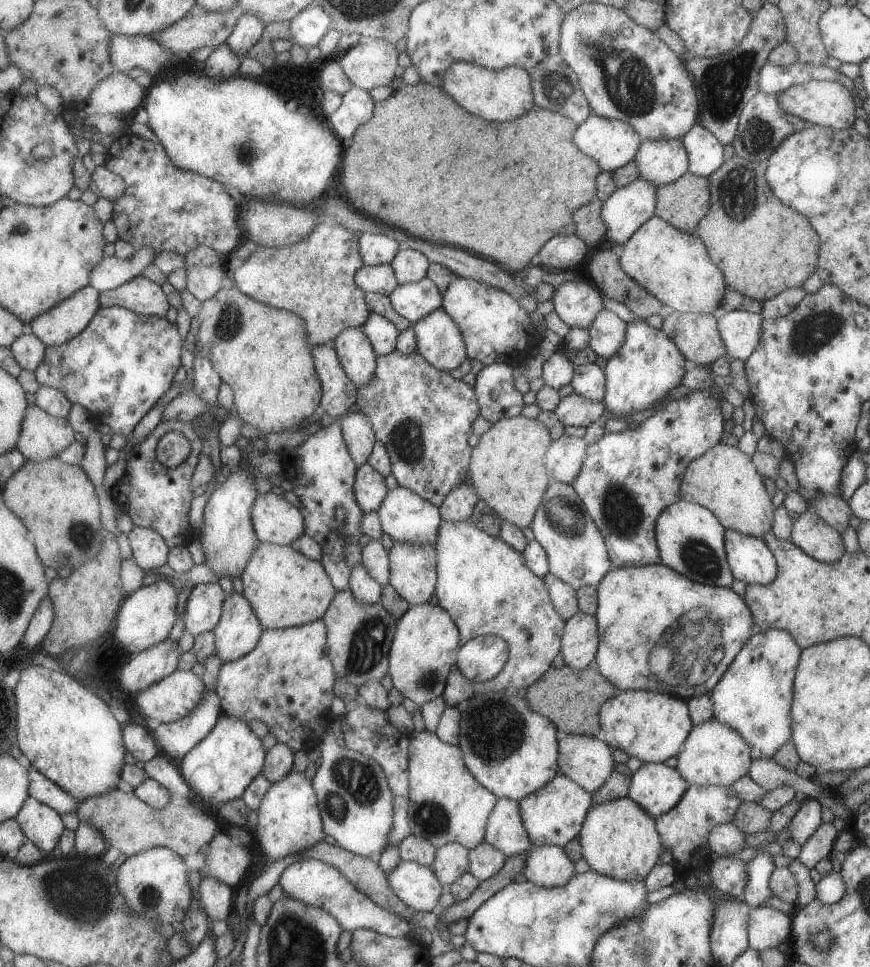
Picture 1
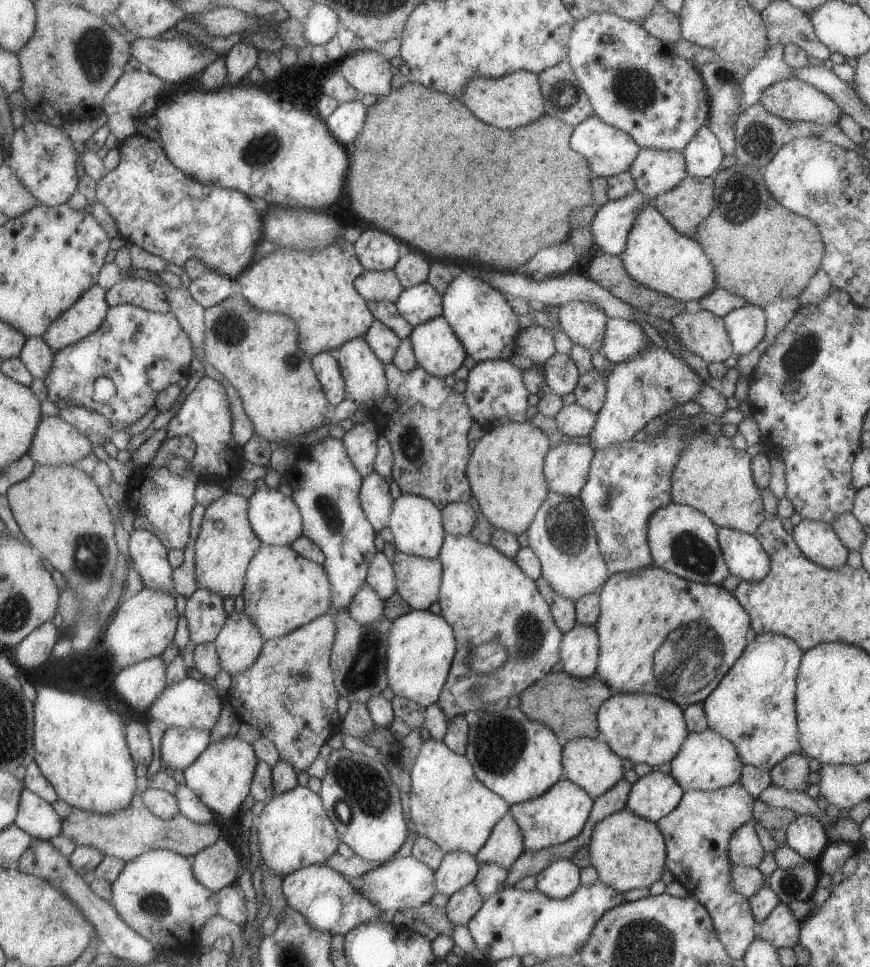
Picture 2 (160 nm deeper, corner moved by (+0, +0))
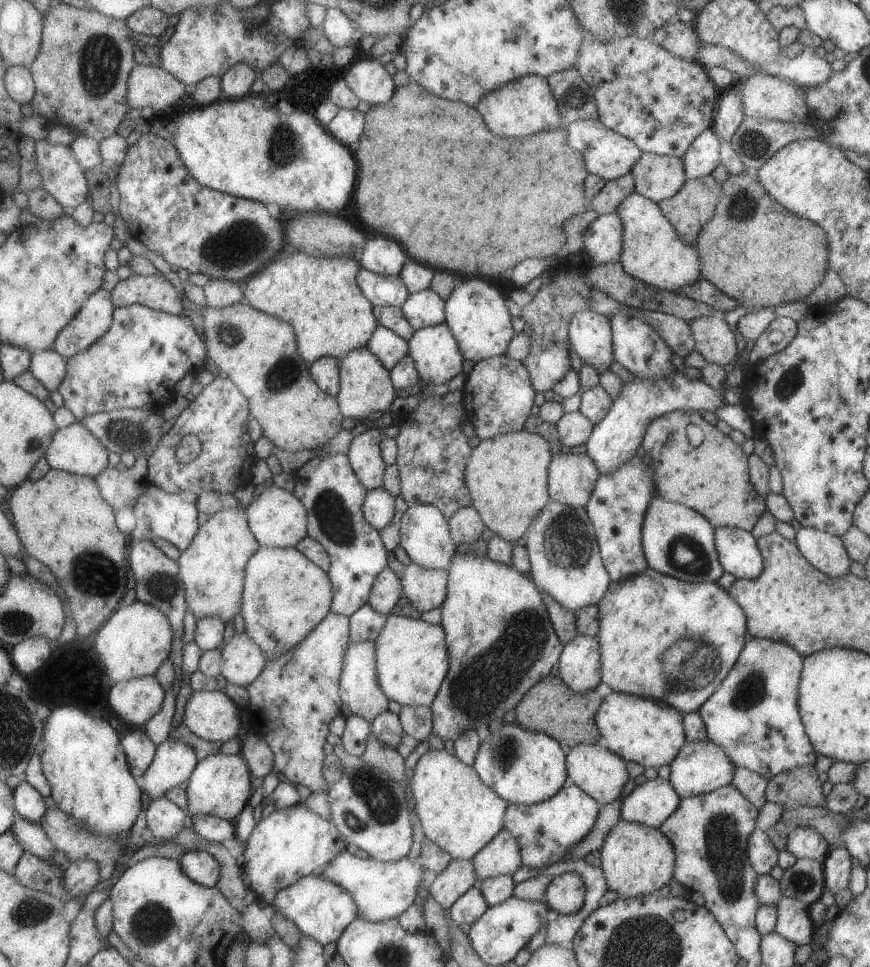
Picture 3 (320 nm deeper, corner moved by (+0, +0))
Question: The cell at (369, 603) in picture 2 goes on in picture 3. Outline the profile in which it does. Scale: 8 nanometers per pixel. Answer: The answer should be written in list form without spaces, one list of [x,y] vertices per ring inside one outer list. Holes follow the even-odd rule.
[[[363,604],[350,617],[348,617],[348,638],[351,643],[366,643],[374,641],[381,628],[384,628],[385,615],[377,614],[368,606]]]

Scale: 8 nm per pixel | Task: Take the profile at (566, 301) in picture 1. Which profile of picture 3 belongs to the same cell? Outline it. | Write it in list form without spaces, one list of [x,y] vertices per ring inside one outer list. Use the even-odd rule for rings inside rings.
[[[593,310],[571,315],[568,324],[570,348],[583,363],[593,367],[597,374],[609,371],[614,360],[612,334],[606,316]]]

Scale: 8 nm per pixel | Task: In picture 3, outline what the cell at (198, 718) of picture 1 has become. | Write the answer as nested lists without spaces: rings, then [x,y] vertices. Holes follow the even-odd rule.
[[[169,737],[158,746],[154,763],[144,777],[144,790],[147,802],[165,797],[172,788],[190,780],[199,766],[196,750],[183,741]]]

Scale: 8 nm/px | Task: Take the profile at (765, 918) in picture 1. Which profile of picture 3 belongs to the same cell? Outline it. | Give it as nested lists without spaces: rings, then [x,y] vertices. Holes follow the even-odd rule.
[[[781,897],[776,904],[775,933],[795,943],[797,947],[813,942],[815,928],[809,918],[809,905],[791,897]]]

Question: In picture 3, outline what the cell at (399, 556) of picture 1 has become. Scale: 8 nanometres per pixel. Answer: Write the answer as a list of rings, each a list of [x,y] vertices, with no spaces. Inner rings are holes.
[[[411,562],[400,577],[403,595],[420,613],[440,608],[446,597],[448,572],[426,569]]]

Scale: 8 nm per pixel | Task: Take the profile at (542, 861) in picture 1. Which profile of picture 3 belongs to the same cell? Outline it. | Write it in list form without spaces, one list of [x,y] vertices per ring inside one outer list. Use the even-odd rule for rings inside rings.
[[[561,873],[553,876],[544,894],[544,903],[557,916],[569,916],[579,912],[584,905],[585,887],[575,873]]]

